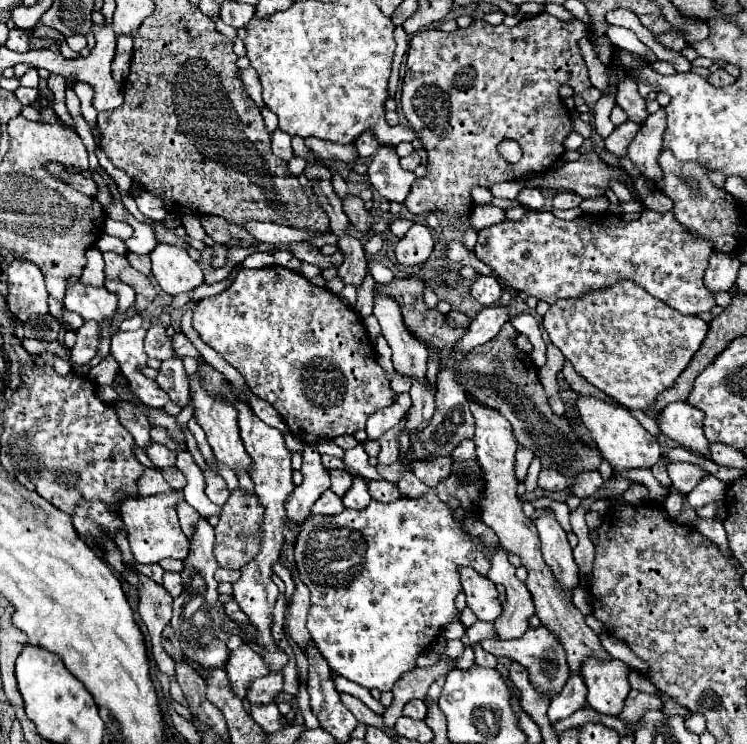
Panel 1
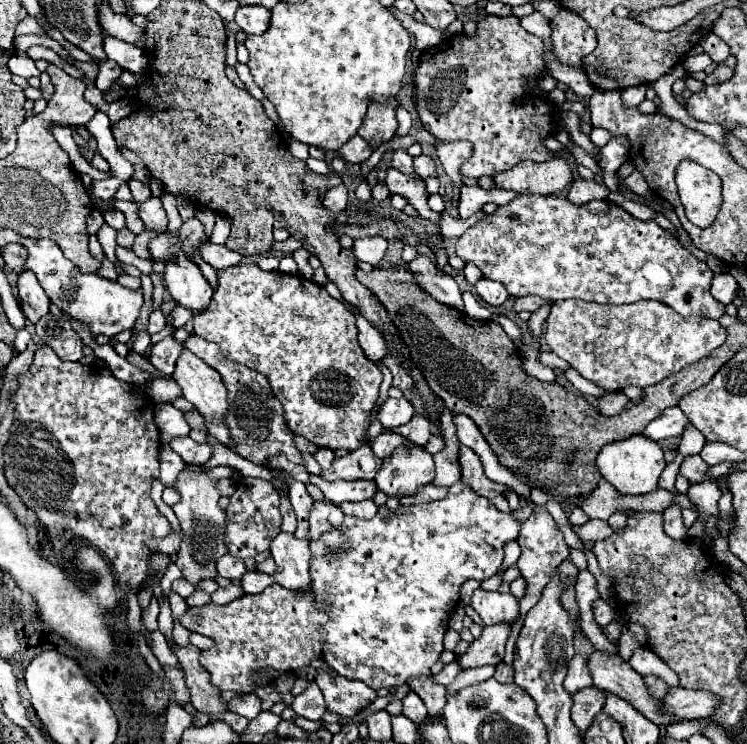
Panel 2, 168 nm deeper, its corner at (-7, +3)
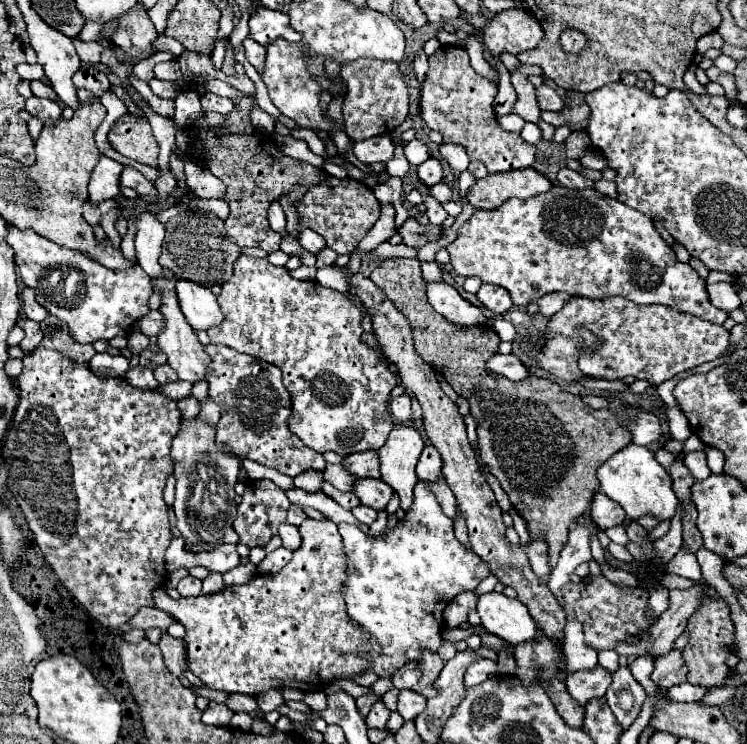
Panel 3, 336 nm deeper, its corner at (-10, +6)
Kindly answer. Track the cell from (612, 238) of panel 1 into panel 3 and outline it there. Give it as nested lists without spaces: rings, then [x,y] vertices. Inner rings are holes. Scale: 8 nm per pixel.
[[[552,185],[542,195],[532,199],[510,199],[492,211],[474,211],[474,215],[458,229],[456,239],[446,247],[454,273],[460,277],[478,277],[482,283],[504,287],[514,305],[528,305],[552,291],[566,291],[580,297],[626,297],[640,305],[668,305],[678,311],[696,315],[710,323],[722,325],[728,313],[712,307],[706,293],[706,283],[698,279],[690,265],[676,259],[672,247],[656,231],[652,219],[644,217],[636,209],[598,193],[596,189],[568,189]]]

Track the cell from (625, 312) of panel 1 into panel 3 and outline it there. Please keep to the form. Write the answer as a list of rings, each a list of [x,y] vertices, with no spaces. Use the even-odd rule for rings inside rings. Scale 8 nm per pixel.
[[[572,297],[560,313],[552,315],[548,321],[548,329],[564,335],[572,335],[576,327],[586,327],[602,339],[602,347],[596,353],[584,353],[580,357],[580,369],[596,379],[608,381],[632,375],[660,385],[682,371],[718,359],[730,345],[730,333],[722,325],[678,313],[664,305],[636,305],[622,297]]]

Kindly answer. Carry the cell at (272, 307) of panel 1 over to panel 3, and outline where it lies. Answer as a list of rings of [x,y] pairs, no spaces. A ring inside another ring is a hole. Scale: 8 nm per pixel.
[[[242,255],[236,261],[232,279],[222,285],[222,293],[218,297],[218,305],[220,305],[220,309],[222,309],[226,319],[224,319],[224,325],[208,329],[210,343],[220,343],[220,345],[226,345],[230,349],[236,349],[238,353],[248,353],[248,355],[252,355],[252,357],[256,357],[260,361],[276,365],[282,371],[284,385],[286,385],[286,389],[292,395],[292,415],[290,415],[288,427],[290,427],[290,431],[296,437],[300,437],[300,441],[306,447],[314,449],[316,453],[334,451],[334,453],[338,453],[342,457],[348,455],[348,453],[356,453],[356,451],[380,449],[380,445],[384,443],[384,437],[388,437],[388,433],[392,431],[392,417],[390,417],[390,409],[388,409],[388,399],[390,399],[390,391],[396,387],[396,375],[390,371],[390,365],[382,359],[382,353],[378,349],[374,349],[370,345],[362,345],[362,311],[352,299],[348,299],[348,295],[338,293],[334,289],[326,289],[326,287],[322,287],[316,281],[298,281],[298,279],[290,277],[290,273],[286,269],[272,265],[268,259],[254,259],[254,257]]]

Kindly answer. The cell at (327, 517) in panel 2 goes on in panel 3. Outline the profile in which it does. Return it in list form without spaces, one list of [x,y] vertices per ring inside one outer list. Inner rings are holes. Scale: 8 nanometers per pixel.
[[[304,519],[298,529],[300,529],[300,535],[302,535],[300,549],[296,549],[292,561],[274,575],[272,573],[256,573],[244,585],[230,585],[230,587],[224,587],[222,591],[218,591],[214,595],[200,595],[200,597],[186,597],[186,599],[180,597],[178,601],[170,599],[164,587],[158,587],[154,591],[156,607],[170,613],[176,621],[180,621],[184,625],[184,629],[186,629],[184,643],[186,643],[188,667],[208,689],[218,689],[218,691],[226,691],[226,693],[246,693],[246,695],[260,695],[268,689],[284,689],[284,687],[292,687],[292,689],[300,689],[300,691],[320,691],[334,679],[354,679],[356,675],[364,675],[368,671],[368,657],[364,657],[364,653],[368,653],[368,649],[372,649],[372,641],[370,641],[368,633],[364,633],[364,629],[360,629],[360,625],[356,625],[346,613],[346,605],[344,605],[346,557],[344,557],[344,551],[342,551],[342,537],[338,533],[338,527],[336,527],[336,523],[332,523],[328,519],[326,521]]]

